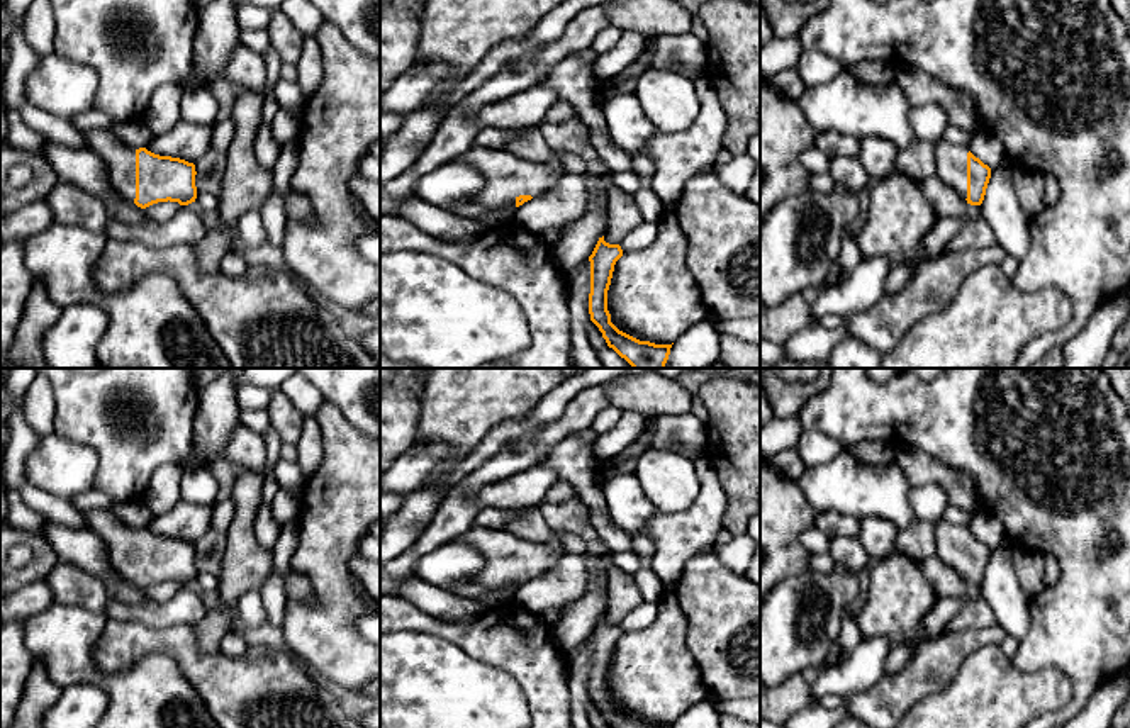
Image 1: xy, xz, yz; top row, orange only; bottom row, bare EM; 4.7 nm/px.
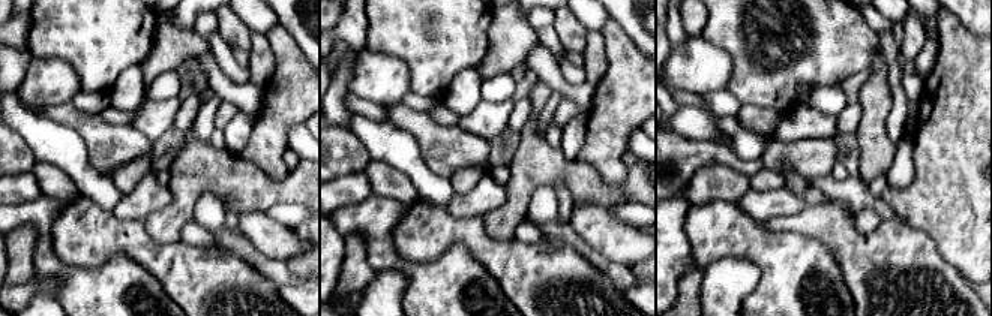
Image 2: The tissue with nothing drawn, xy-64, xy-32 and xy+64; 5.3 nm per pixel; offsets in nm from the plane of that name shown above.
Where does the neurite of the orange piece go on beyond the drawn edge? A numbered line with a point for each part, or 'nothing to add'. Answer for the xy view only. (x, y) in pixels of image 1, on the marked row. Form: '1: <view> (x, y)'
1: xy (121, 158)

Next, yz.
1: yz (950, 160)

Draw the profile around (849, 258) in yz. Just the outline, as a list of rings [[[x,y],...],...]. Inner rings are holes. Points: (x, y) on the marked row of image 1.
[[[848,227],[843,236],[843,246],[840,255],[836,256],[835,263],[840,268],[840,277],[833,282],[825,282],[820,290],[838,287],[845,282],[845,278],[855,270],[860,263],[862,256],[859,246],[855,243],[855,231]]]

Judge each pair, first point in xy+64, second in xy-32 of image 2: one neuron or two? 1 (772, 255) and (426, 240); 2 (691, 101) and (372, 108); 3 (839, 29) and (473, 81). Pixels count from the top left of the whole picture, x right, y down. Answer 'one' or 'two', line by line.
1: two
2: one
3: two

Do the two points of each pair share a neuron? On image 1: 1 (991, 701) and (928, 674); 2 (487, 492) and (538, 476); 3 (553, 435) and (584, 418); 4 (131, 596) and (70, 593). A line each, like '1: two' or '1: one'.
1: two
2: one
3: one
4: two

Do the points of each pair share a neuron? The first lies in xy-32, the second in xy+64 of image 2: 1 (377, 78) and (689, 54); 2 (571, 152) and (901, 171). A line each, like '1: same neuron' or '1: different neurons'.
1: same neuron
2: same neuron

